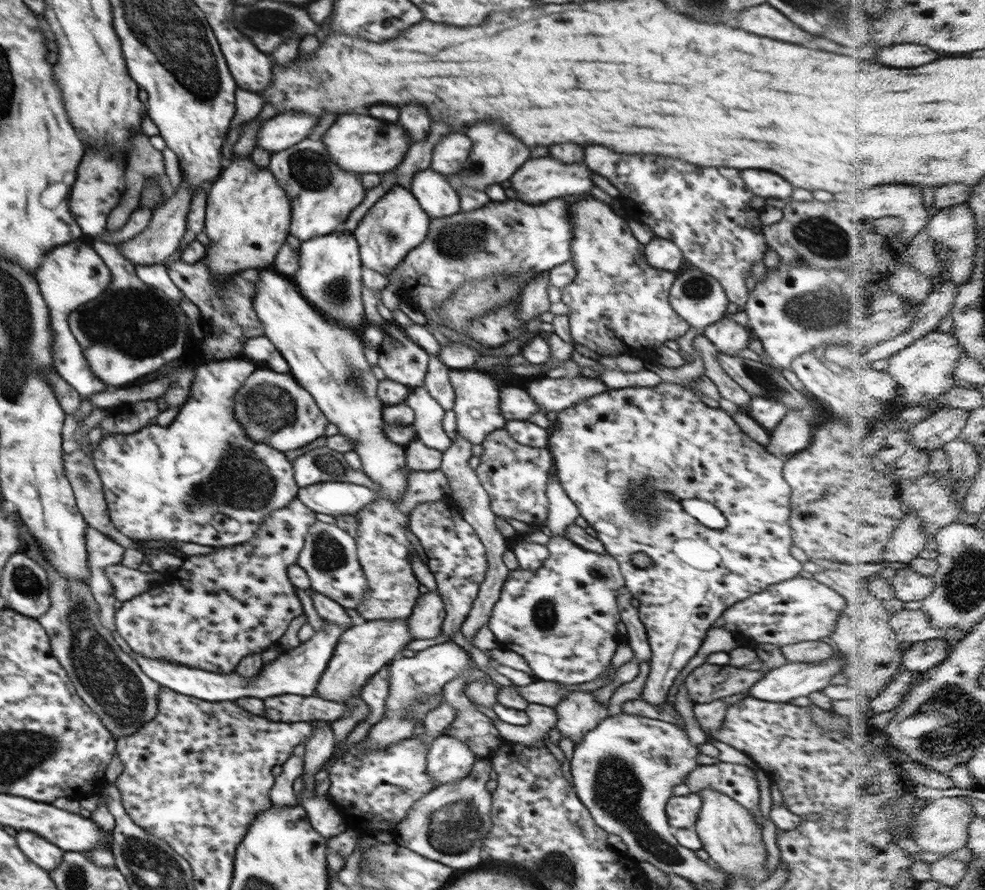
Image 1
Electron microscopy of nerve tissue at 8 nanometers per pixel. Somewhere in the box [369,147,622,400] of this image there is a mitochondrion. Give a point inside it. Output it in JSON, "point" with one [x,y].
{"point":[457,243]}

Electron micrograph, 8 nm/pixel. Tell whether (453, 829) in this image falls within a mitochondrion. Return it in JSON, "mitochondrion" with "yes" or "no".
{"mitochondrion":"yes"}

